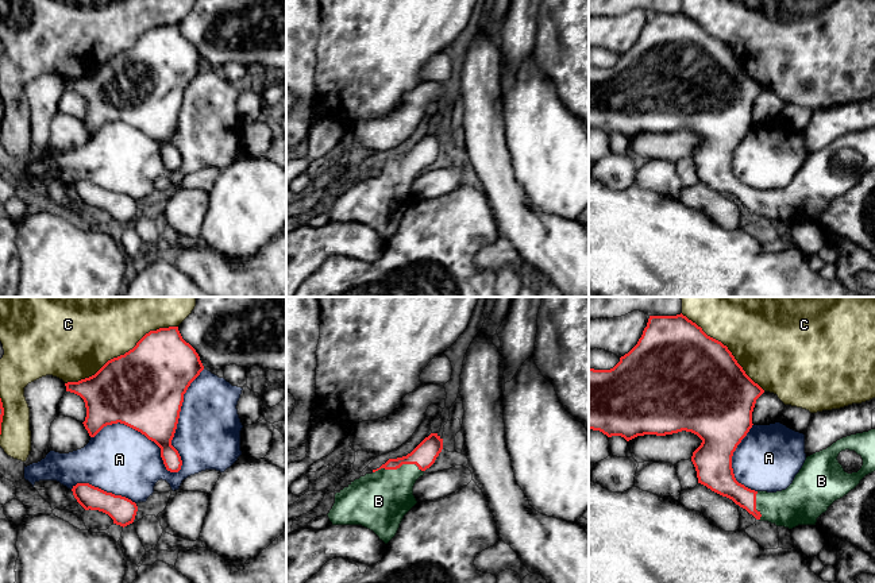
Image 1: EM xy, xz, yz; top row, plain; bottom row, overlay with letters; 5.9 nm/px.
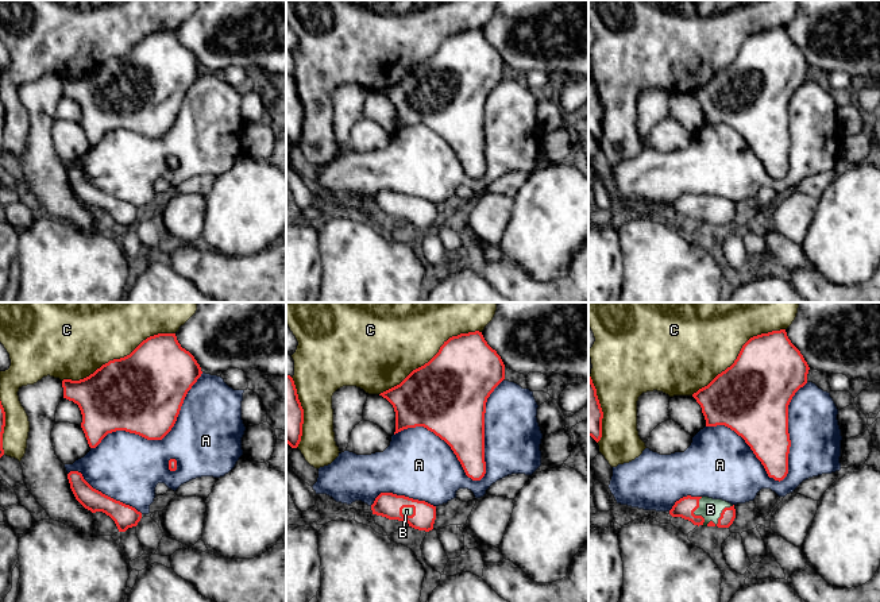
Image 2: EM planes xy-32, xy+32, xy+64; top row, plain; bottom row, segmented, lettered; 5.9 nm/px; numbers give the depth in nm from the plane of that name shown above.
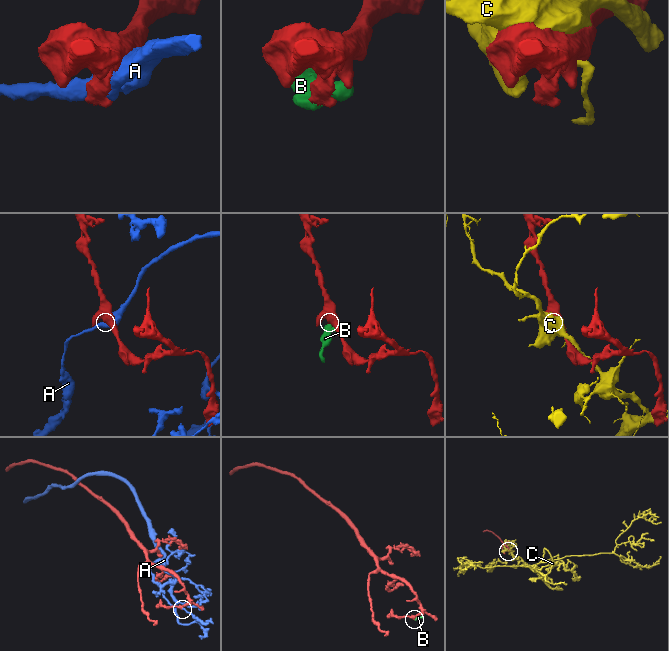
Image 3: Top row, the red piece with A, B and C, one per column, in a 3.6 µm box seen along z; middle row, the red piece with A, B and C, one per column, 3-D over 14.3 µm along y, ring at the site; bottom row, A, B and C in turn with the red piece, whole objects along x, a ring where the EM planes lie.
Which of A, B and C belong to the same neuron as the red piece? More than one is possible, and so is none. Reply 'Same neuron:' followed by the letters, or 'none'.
Same neuron: B

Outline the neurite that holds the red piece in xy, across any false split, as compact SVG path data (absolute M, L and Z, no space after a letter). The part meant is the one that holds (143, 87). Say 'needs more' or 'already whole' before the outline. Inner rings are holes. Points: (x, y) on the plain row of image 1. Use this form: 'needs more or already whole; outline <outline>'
already whole; outline M169 24L150 28L132 47L108 58L95 73L78 80L68 80L65 84L66 89L84 97L86 115L82 121L90 135L107 123L124 121L154 139L161 146L166 167L178 170L182 158L171 138L184 92L203 67L198 51L182 36L178 24Z

